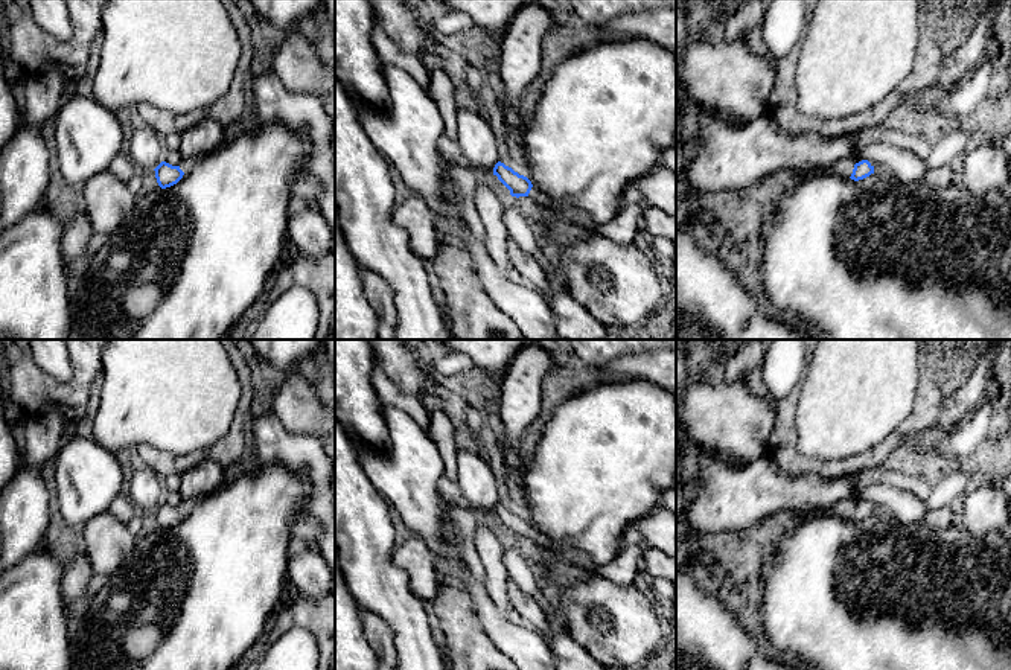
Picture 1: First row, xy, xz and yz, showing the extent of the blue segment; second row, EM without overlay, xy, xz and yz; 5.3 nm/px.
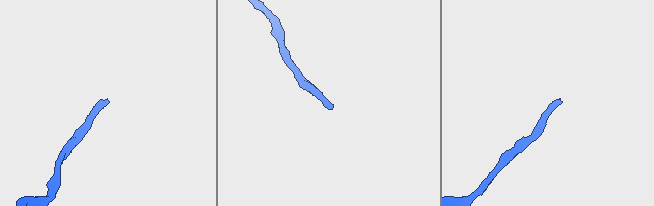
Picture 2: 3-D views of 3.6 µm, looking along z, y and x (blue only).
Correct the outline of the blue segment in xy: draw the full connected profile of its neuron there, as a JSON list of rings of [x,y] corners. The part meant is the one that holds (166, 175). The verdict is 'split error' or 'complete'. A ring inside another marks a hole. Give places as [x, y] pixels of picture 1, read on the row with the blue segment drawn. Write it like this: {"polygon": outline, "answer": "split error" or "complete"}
{"polygon": [[[161,161],[154,171],[157,183],[161,189],[177,184],[184,175],[180,166],[172,166],[166,161]]], "answer": "complete"}

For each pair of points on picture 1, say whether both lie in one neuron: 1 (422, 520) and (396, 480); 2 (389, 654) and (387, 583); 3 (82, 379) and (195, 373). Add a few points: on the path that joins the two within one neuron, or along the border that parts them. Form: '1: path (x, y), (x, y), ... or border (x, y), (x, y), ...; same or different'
1: path (420, 510), (408, 498), (405, 489); same
2: border (363, 608), (376, 612), (385, 622), (398, 654); different
3: border (101, 355), (102, 372); different

